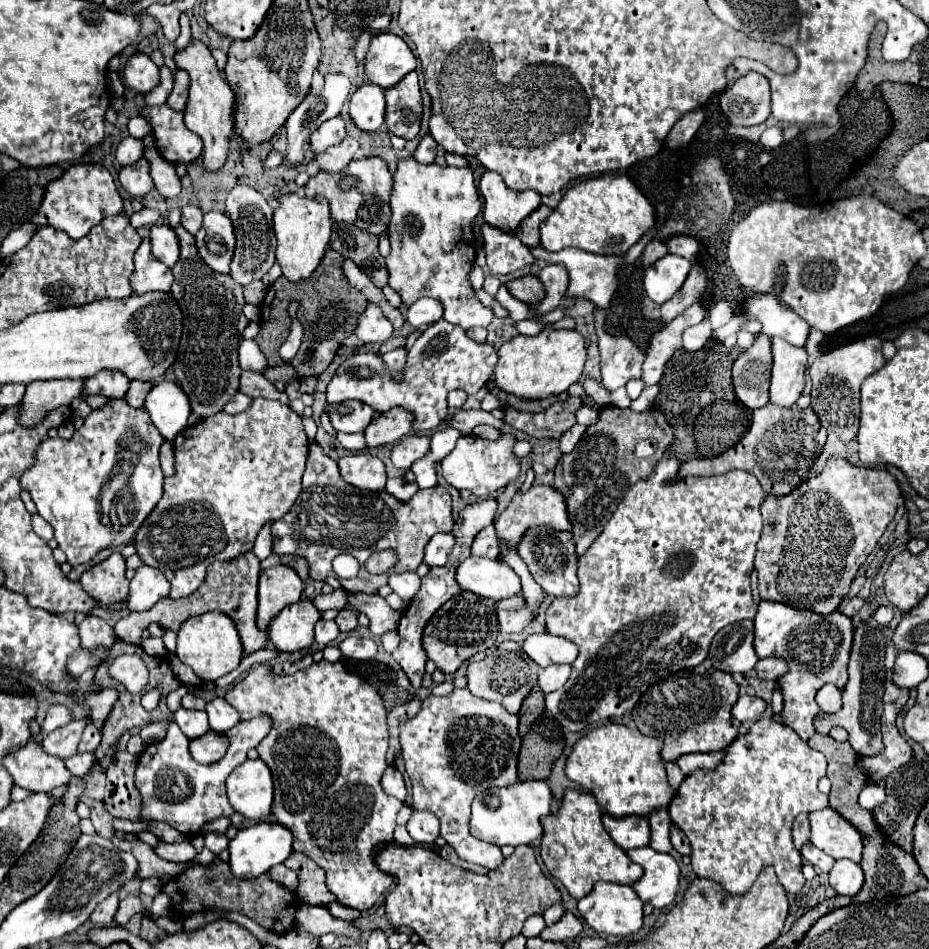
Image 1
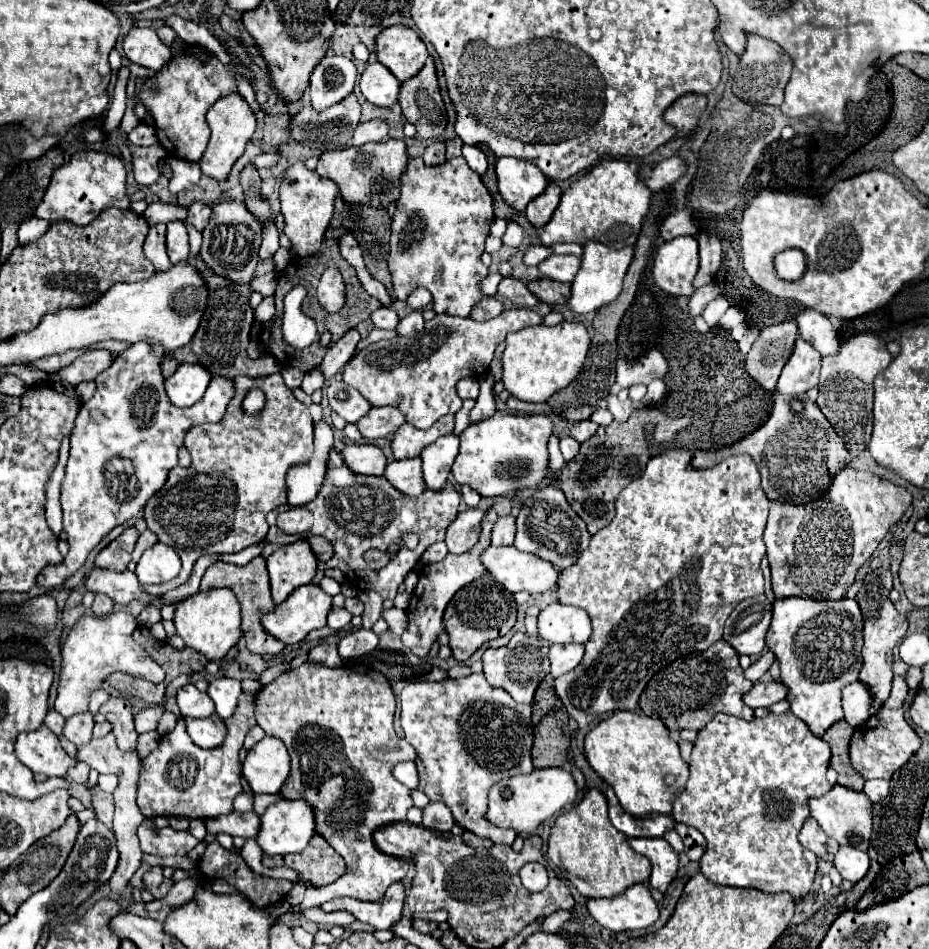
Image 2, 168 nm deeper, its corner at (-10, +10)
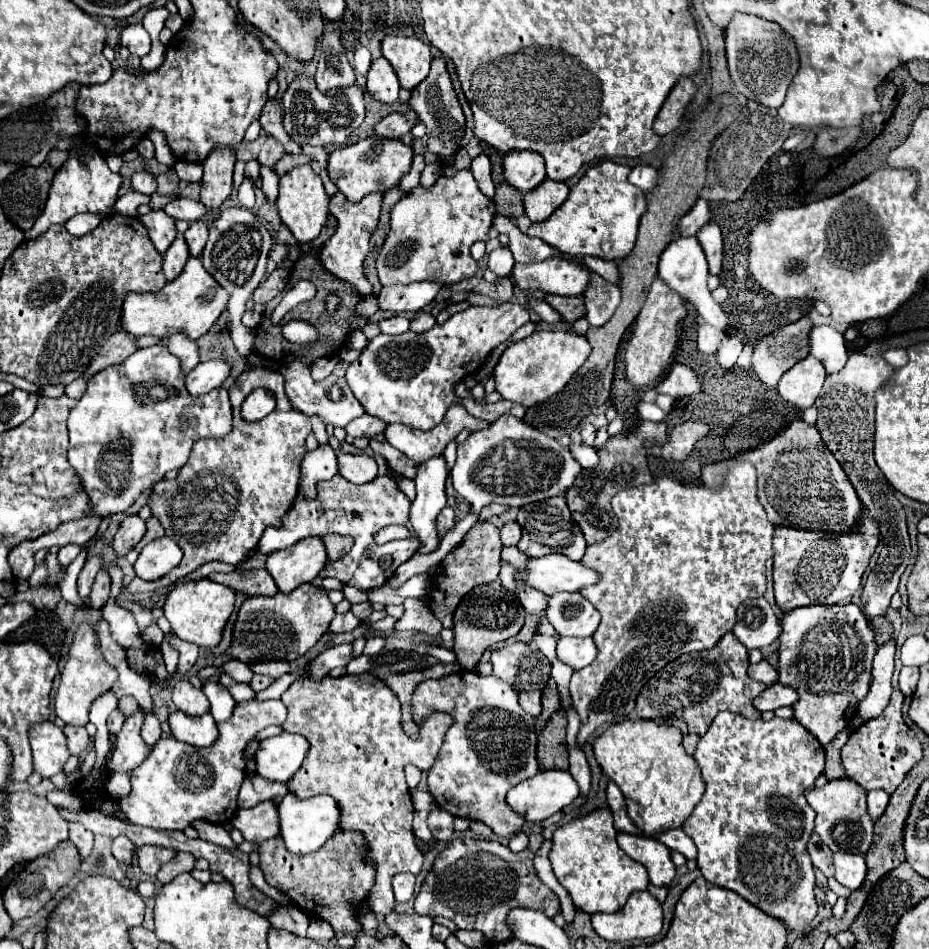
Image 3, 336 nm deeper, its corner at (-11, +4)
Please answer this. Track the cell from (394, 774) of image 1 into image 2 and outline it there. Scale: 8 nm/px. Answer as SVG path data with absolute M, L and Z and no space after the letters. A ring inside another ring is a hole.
M401 762L393 768L393 776L405 784L409 790L415 790L417 784L419 784L419 776L417 776L417 768L415 768L415 762Z

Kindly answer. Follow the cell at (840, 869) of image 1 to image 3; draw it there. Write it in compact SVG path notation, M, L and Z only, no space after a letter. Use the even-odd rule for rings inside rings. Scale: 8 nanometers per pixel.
M836 852L834 854L834 866L836 866L834 878L842 886L846 886L848 890L856 890L862 886L864 876L866 876L866 862L860 854Z

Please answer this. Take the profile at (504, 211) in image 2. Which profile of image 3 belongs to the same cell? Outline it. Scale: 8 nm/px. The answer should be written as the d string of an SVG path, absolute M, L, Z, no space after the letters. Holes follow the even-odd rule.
M502 182L496 186L496 194L494 194L494 206L498 214L504 216L522 216L524 214L524 202L522 202L522 194L520 190L516 190L514 186L510 186L508 182Z

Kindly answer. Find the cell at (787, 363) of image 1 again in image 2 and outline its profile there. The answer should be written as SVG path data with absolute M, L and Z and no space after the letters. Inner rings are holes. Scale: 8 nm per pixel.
M797 336L795 350L779 376L777 392L787 396L803 396L819 382L819 362L821 354L801 336Z

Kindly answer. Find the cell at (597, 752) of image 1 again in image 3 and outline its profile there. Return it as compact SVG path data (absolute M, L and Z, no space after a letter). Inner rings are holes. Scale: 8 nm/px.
M622 720L612 724L602 736L594 742L594 754L602 770L618 784L626 798L628 816L632 818L634 826L644 832L646 836L658 836L662 830L680 828L686 818L692 814L694 806L700 802L704 794L704 780L700 768L696 766L694 756L686 754L682 746L682 732L670 724L656 724L654 720Z

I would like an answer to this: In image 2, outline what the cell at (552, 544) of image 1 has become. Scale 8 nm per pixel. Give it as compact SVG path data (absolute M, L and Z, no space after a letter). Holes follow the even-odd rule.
M543 486L533 492L533 496L527 498L517 516L515 548L549 560L551 564L555 564L555 568L559 568L559 572L575 564L579 554L589 546L589 538L591 534L587 532L583 520L571 510L565 494L557 486Z

